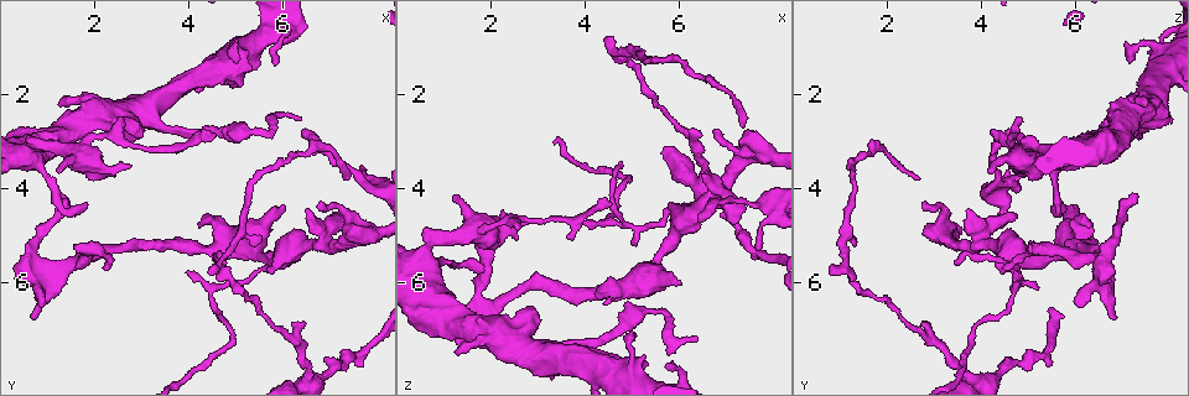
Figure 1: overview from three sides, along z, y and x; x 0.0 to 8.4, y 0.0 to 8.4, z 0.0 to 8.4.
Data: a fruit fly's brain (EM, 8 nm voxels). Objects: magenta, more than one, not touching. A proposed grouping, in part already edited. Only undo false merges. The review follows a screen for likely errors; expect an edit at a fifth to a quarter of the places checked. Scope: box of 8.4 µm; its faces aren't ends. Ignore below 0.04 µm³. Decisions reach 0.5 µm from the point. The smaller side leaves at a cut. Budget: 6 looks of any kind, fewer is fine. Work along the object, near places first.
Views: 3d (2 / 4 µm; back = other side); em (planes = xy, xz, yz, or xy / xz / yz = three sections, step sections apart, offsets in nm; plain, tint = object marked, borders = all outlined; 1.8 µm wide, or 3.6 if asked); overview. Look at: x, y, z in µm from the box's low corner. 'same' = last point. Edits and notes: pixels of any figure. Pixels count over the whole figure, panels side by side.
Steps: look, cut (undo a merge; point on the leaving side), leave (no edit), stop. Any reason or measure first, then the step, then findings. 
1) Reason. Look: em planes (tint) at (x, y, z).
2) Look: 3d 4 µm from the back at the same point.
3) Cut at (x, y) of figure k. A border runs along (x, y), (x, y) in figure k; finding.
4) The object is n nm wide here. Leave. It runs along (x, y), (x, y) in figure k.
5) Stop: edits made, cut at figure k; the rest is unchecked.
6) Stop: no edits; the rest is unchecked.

Abrupt turn. Look: 3d 2 µm at (4.50, 6.25, 4.70).

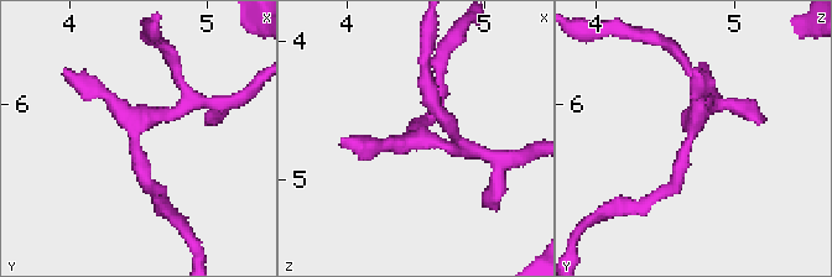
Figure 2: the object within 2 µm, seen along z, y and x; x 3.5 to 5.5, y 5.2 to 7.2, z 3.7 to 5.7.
Shape alone is not enough. Look: em xz step 16 (tint) at (4.50, 6.20, 4.68).

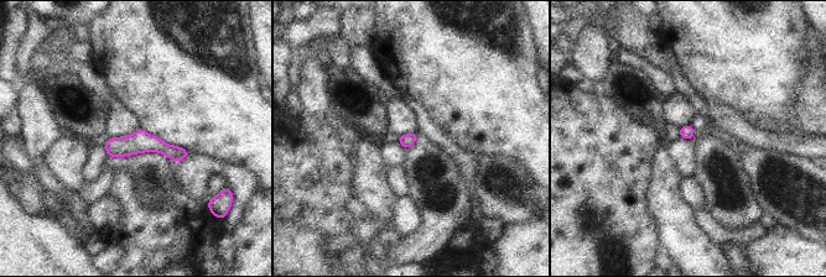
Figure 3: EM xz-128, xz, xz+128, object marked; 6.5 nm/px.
Look: em planes (tint) at the same point.

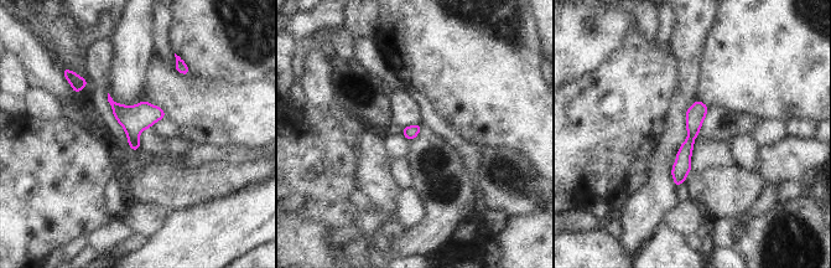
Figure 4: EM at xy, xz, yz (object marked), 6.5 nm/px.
The object is 90 nm wide here. Leave. One cell here.

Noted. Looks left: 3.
Sudden change in width. Look: em 3.6 µm xz step 8 (tint) at (4.70, 2.75, 7.05).

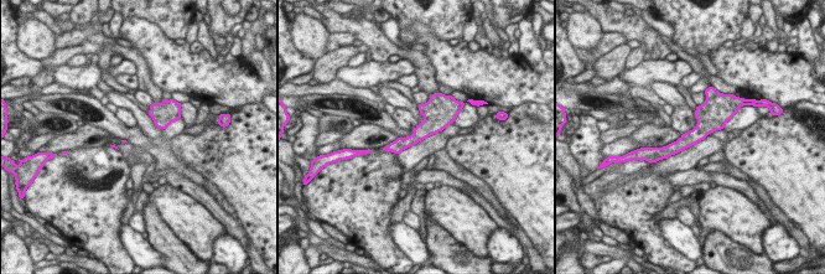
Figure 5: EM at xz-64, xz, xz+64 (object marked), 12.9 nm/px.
Leave. It runs along (439, 109), (414, 139), (390, 148) in figure 5; all the same cell.

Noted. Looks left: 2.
Calibre changes. Look: em 3.6 µm xy step 16 (tint) at (1.75, 3.20, 4.85).

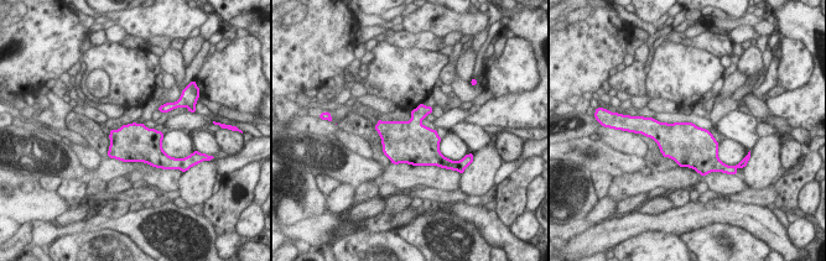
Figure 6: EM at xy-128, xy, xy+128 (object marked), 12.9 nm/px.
Look: em 3.6 µm planes (tint) at the same point.

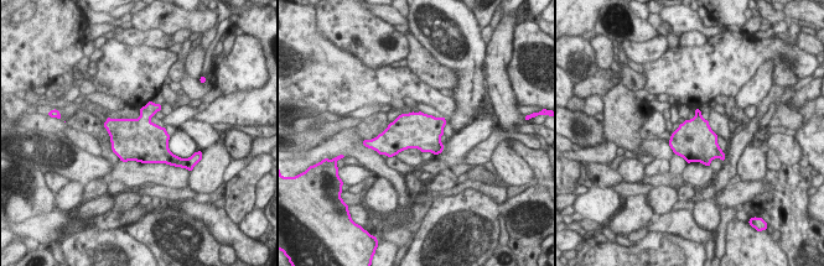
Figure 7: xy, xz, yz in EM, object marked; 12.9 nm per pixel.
The object is 480 nm wide here. Leave. All the same cell.

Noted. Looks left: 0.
Stop: no edits; the rest is unchecked.

